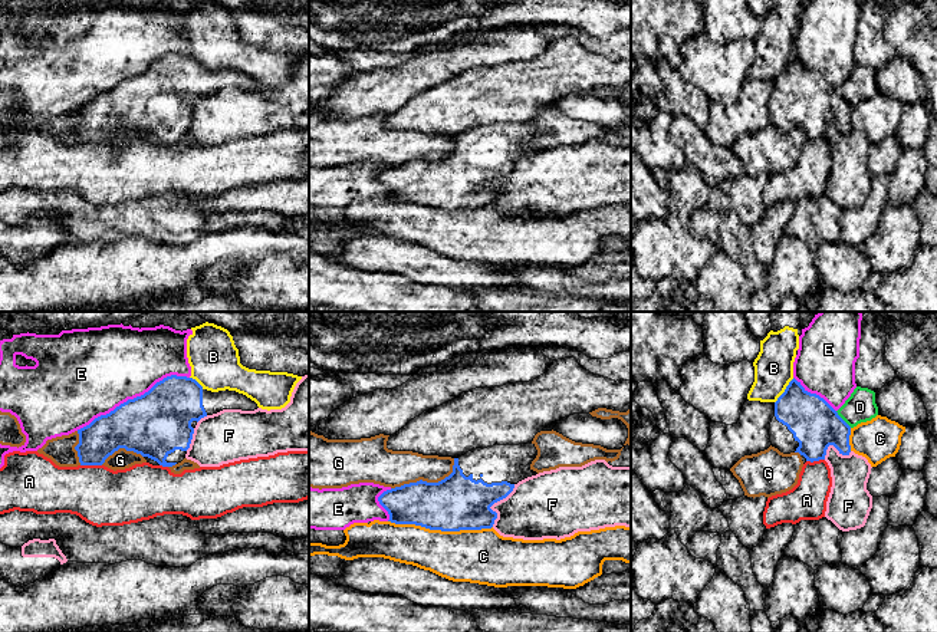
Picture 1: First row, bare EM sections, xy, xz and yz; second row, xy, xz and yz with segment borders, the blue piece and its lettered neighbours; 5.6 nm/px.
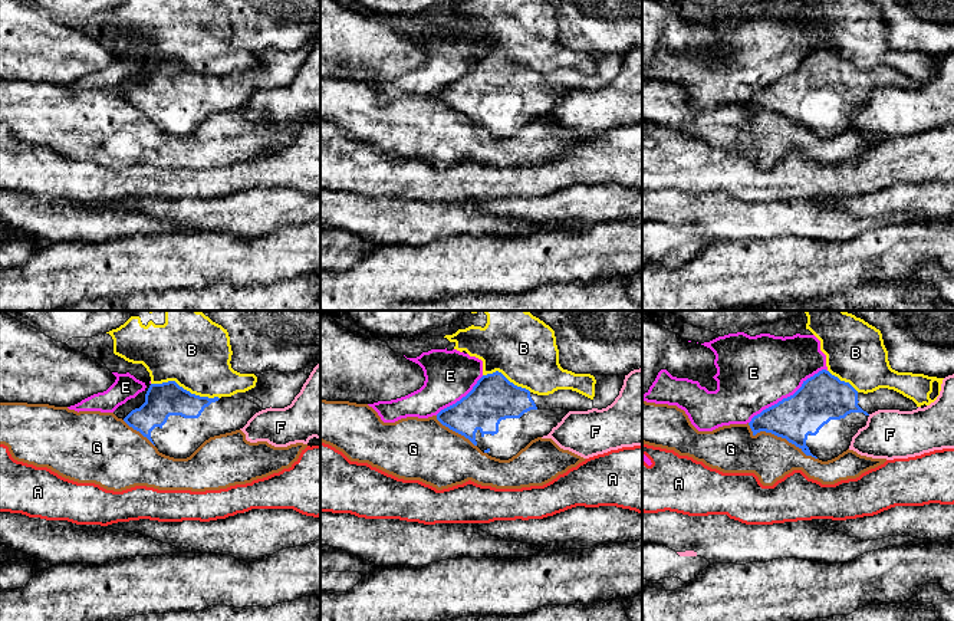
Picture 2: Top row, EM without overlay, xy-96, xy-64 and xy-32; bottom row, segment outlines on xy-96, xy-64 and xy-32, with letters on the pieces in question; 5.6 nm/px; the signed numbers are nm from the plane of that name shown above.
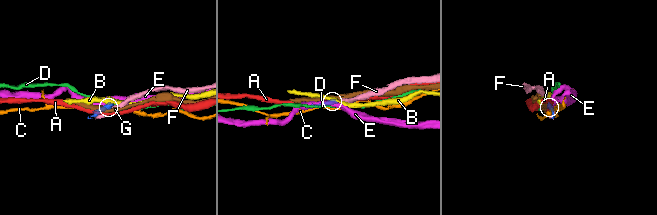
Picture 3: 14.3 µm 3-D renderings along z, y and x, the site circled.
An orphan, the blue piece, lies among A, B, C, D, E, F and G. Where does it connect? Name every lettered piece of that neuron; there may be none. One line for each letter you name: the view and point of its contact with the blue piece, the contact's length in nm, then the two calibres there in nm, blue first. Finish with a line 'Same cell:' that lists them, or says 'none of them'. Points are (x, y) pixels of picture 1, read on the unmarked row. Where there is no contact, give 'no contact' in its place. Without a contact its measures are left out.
Same cell: none of them

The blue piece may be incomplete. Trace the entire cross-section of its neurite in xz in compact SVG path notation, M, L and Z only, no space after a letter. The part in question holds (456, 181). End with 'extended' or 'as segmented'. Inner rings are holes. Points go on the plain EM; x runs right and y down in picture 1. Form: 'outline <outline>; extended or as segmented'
outline M535 122L519 124L493 124L487 126L476 126L464 134L454 136L453 151L438 161L417 159L404 162L384 169L378 180L388 190L391 201L395 203L415 203L430 208L441 210L460 210L460 208L481 208L491 207L497 191L490 185L506 177L514 167L514 164L537 151L530 147L532 139L536 136L537 128Z; extended

